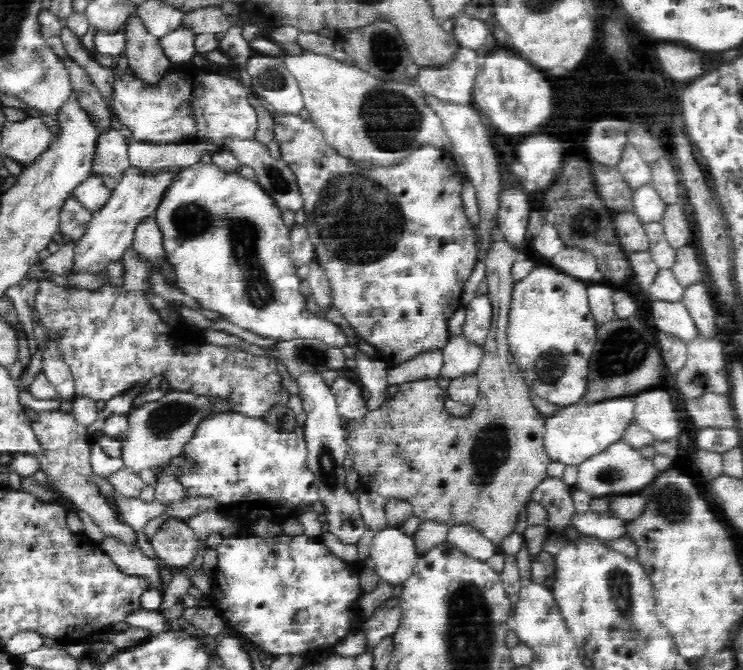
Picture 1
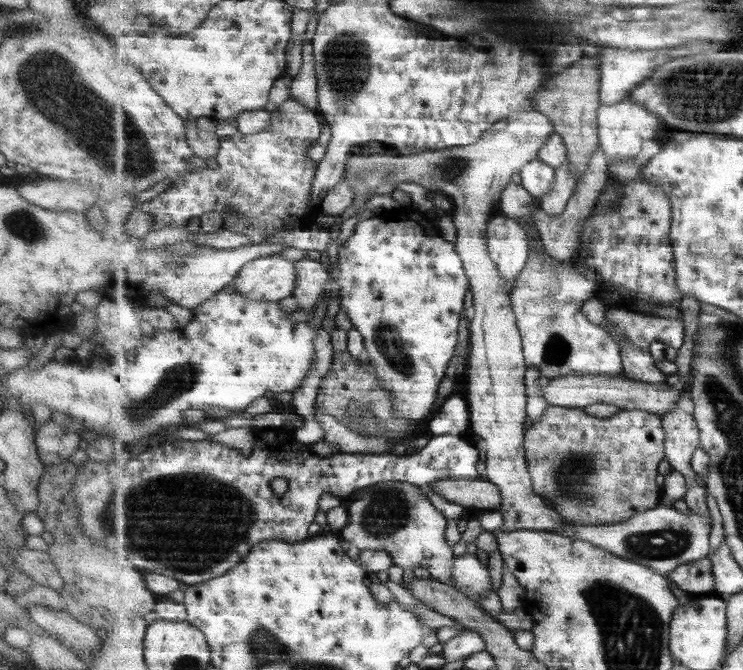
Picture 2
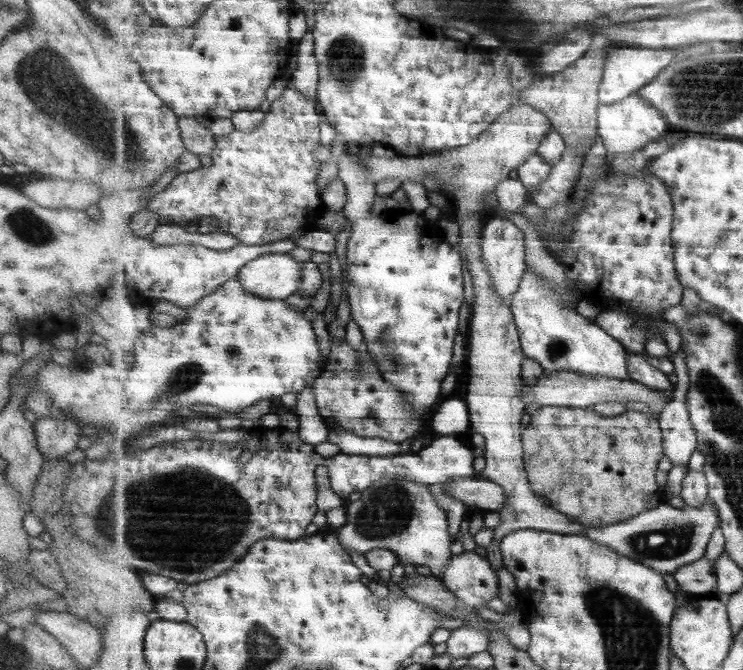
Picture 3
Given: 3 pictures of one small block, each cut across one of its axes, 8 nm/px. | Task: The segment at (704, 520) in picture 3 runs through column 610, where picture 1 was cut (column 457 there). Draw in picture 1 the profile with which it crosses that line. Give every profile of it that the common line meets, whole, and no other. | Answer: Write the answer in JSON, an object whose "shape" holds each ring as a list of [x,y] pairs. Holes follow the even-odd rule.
{"shape":[[[458,525],[449,528],[446,538],[448,544],[454,545],[468,556],[476,557],[481,562],[494,556],[498,552],[497,545],[487,536],[472,526]]]}

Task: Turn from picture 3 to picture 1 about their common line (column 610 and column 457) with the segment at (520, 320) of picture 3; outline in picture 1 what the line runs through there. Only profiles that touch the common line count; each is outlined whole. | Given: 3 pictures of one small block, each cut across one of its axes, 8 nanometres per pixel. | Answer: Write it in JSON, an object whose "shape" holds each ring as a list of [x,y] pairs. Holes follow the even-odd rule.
{"shape":[[[449,334],[441,353],[443,365],[439,375],[450,380],[464,375],[476,375],[484,356],[484,347],[480,343],[470,342],[463,334]]]}

